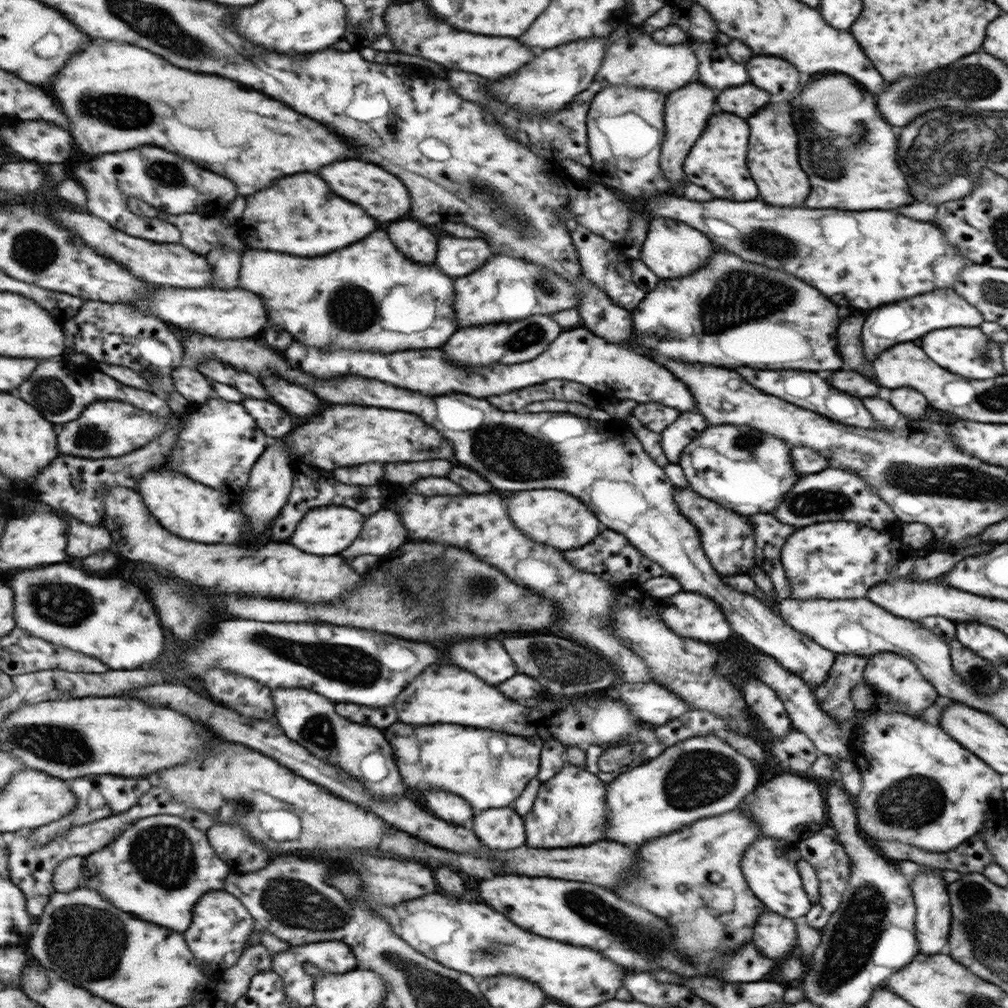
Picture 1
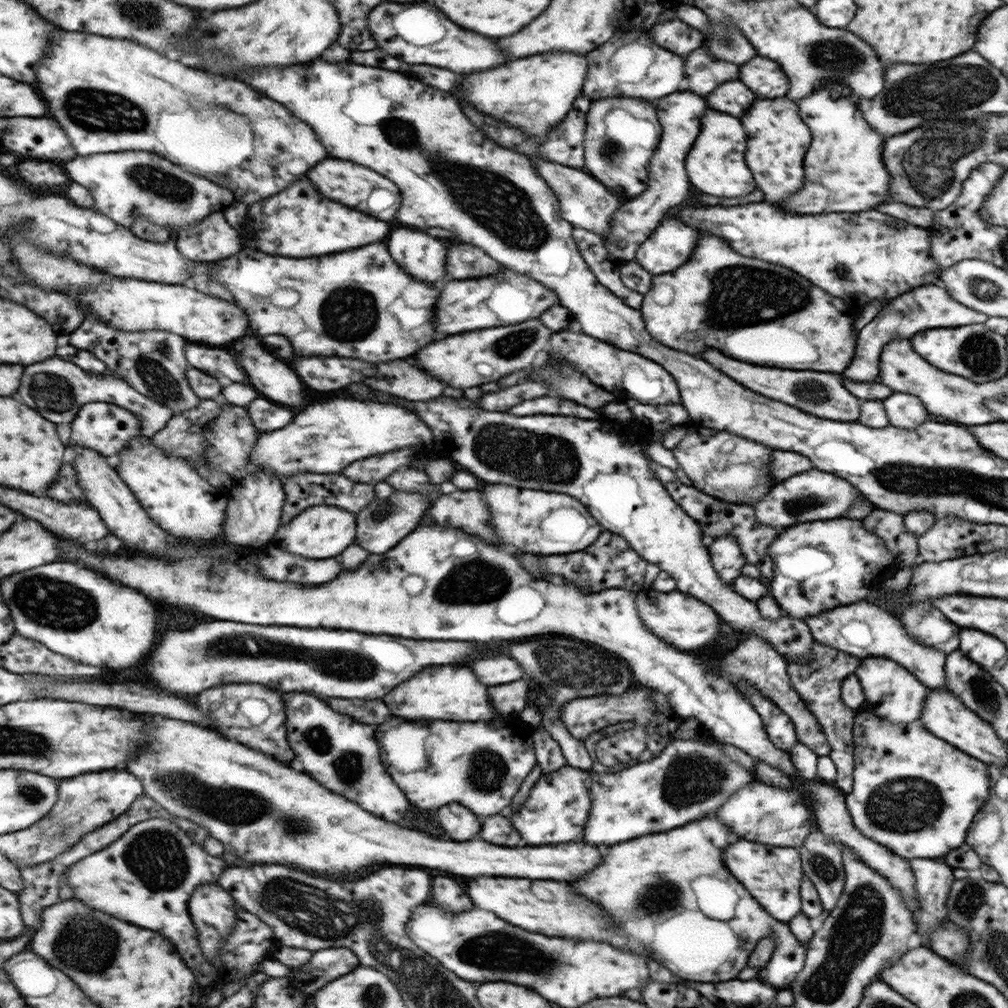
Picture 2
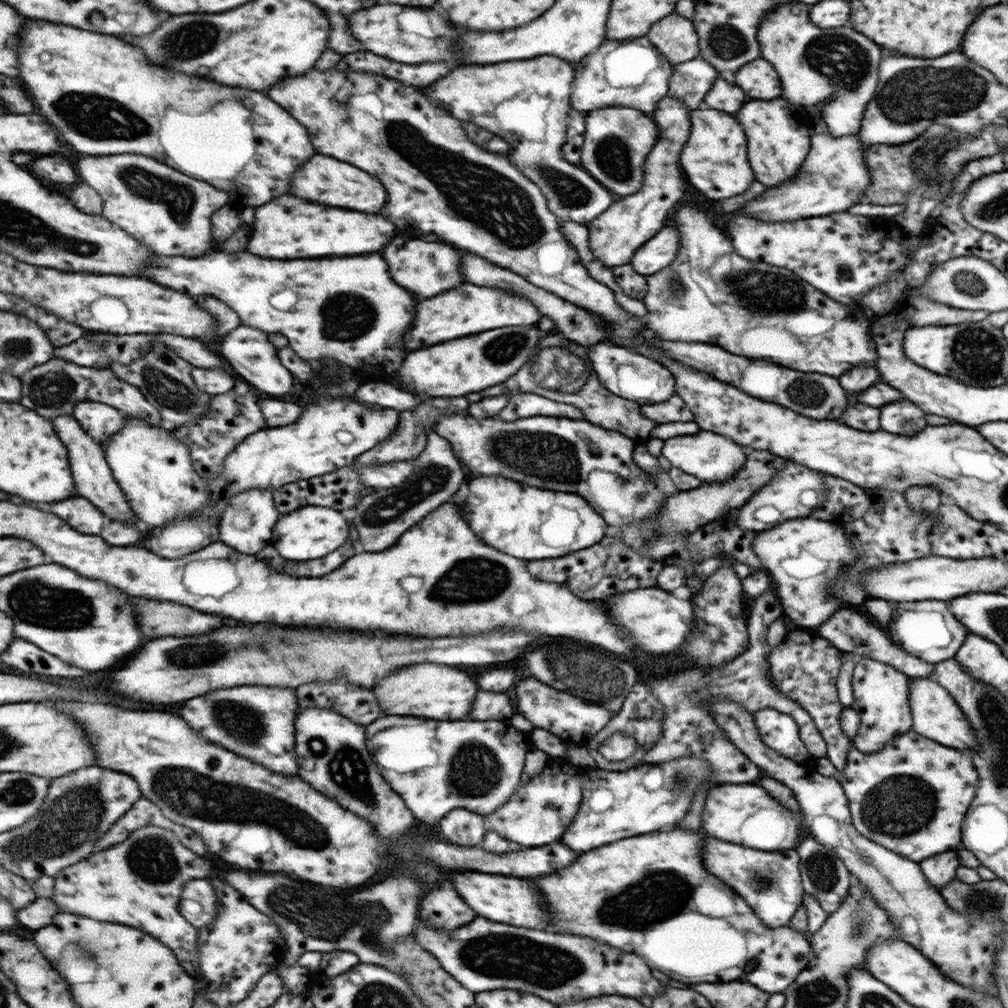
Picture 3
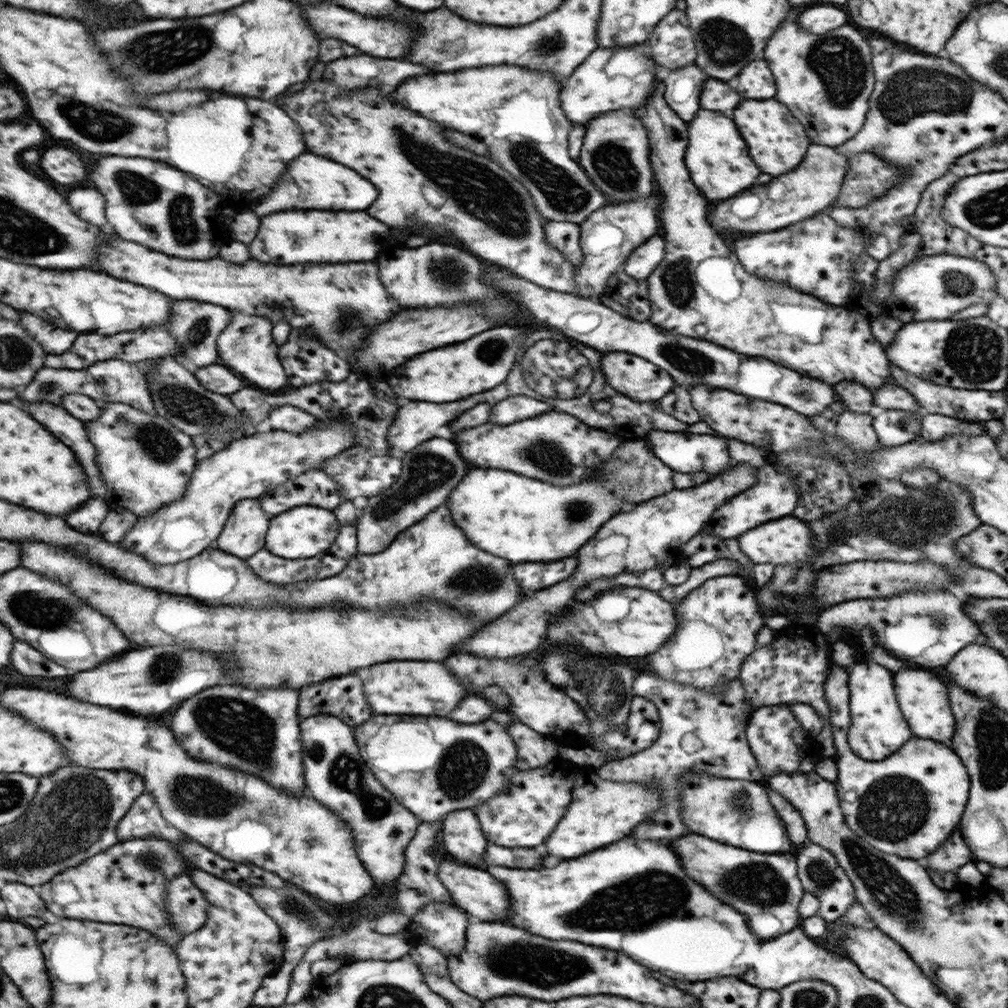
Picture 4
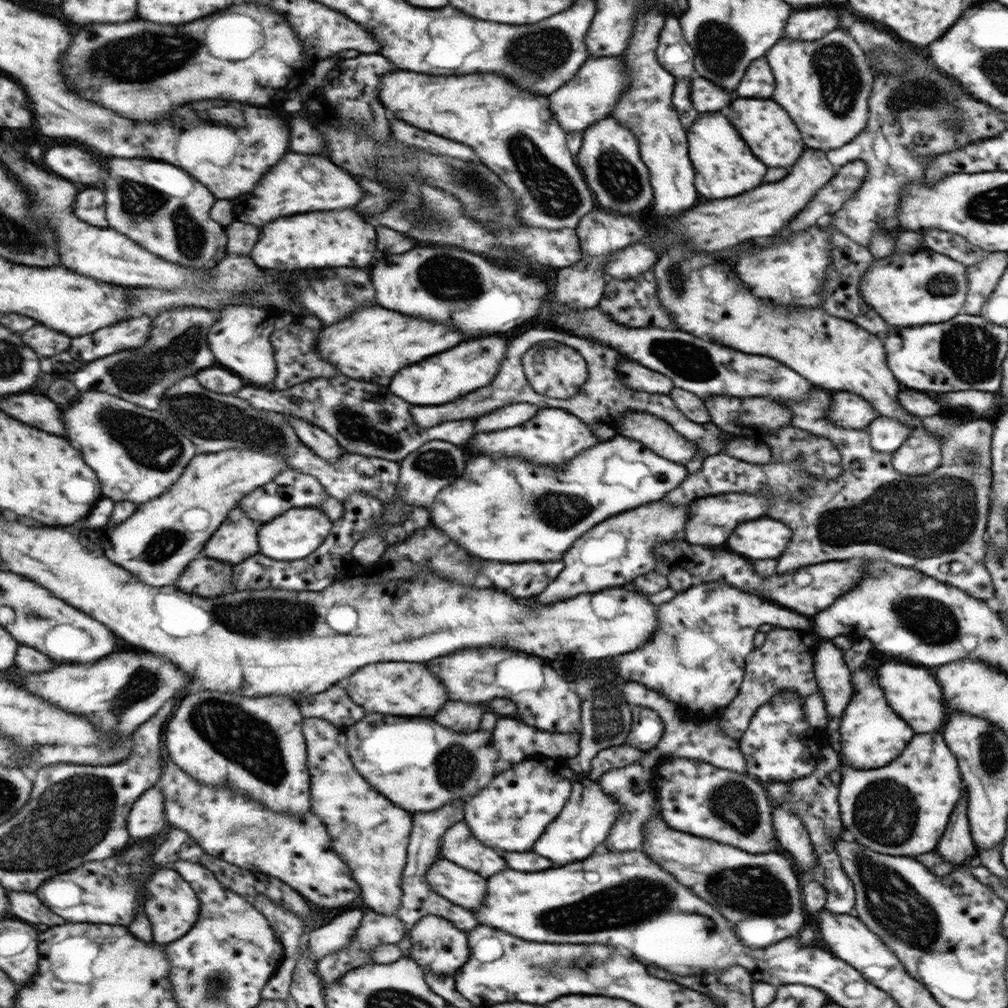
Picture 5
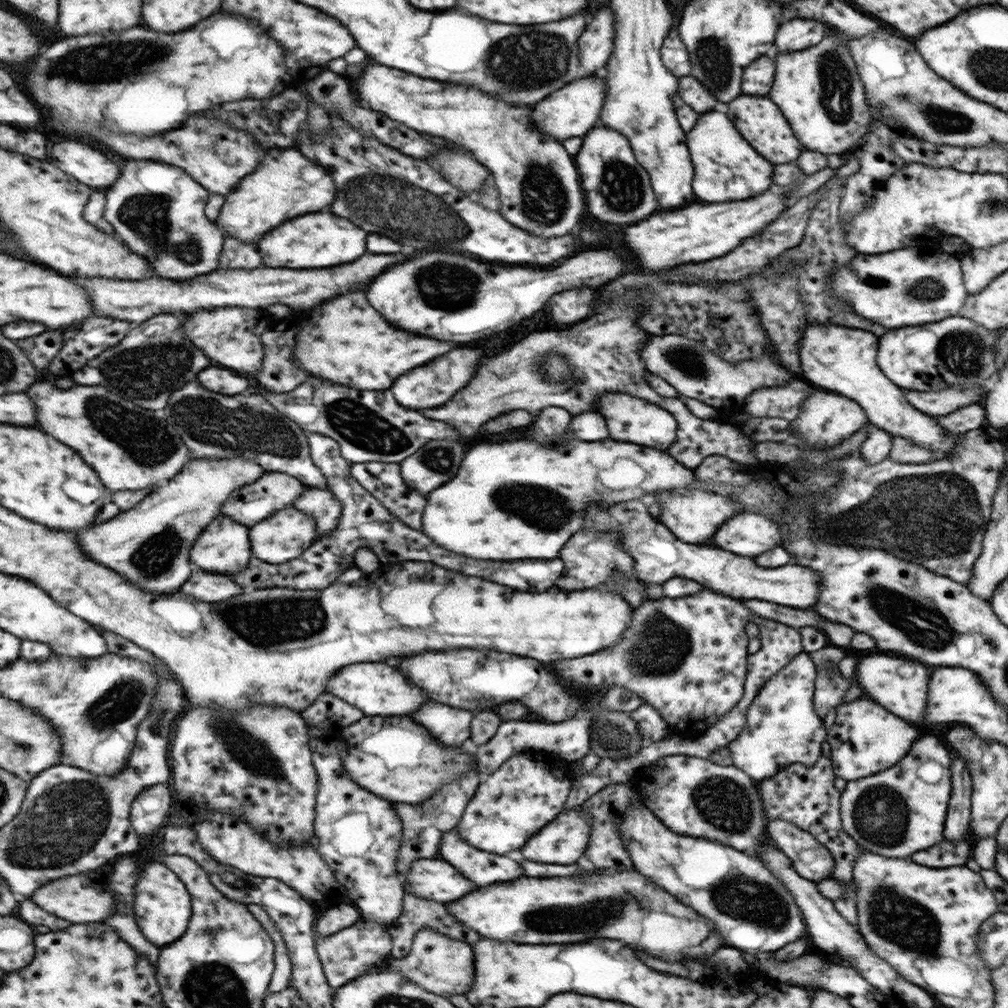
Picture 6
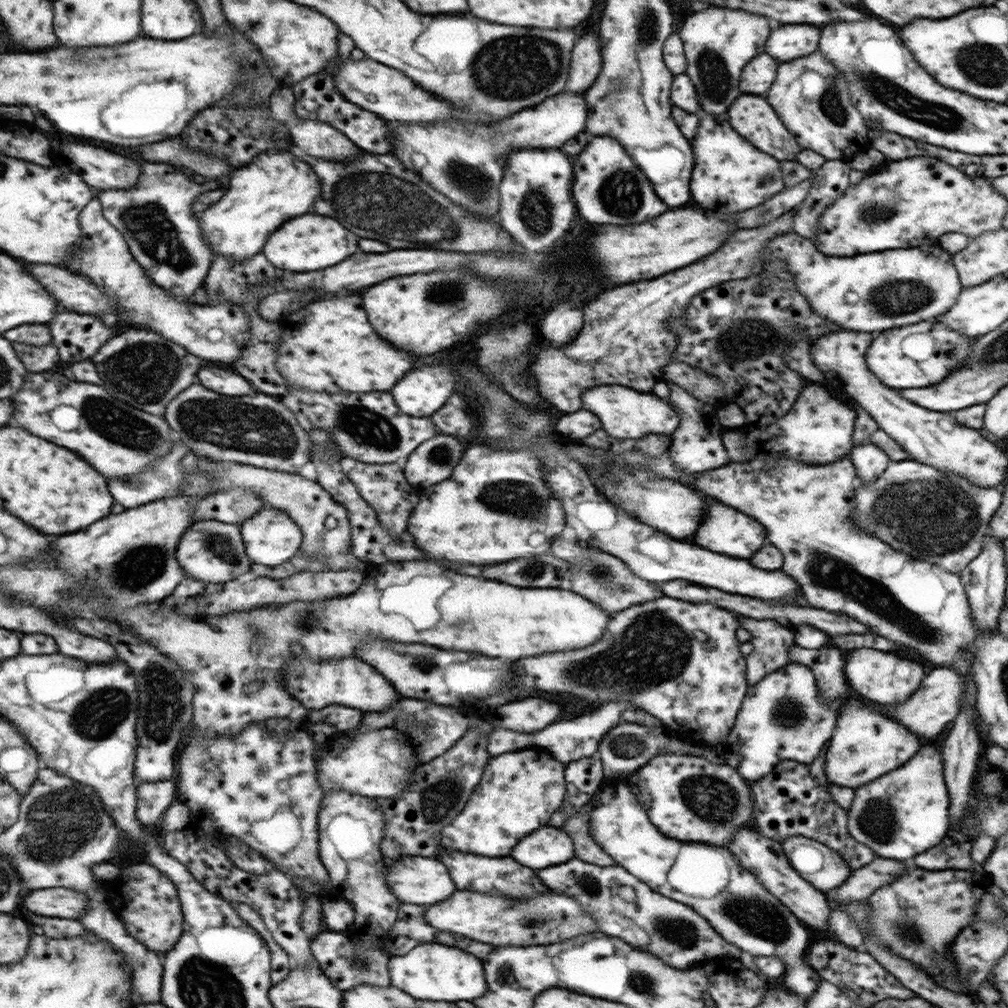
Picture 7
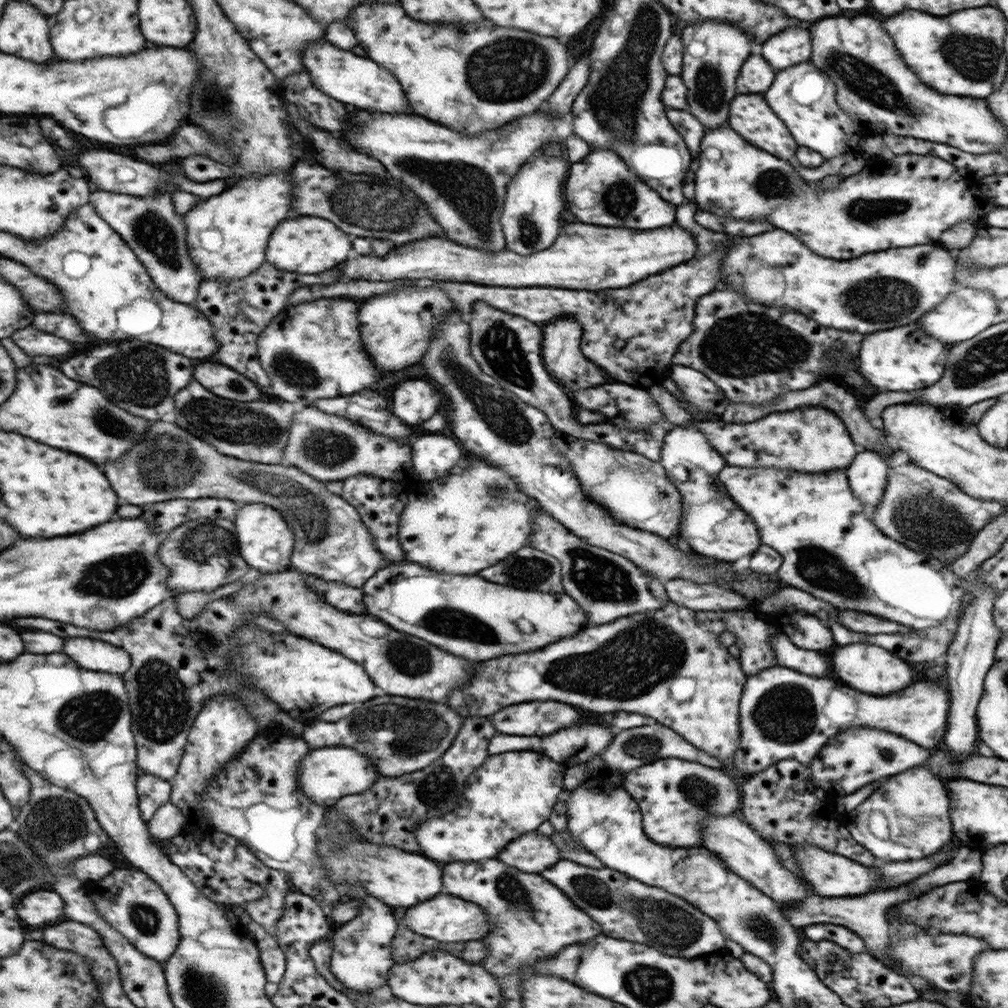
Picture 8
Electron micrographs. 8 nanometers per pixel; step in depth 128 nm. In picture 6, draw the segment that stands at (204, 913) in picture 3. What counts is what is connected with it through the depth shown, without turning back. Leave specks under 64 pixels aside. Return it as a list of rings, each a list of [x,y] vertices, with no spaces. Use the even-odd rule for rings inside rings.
[[[161,862],[147,863],[140,875],[141,878],[136,884],[136,899],[133,908],[137,925],[149,942],[162,948],[167,947],[179,940],[190,927],[194,911],[190,889],[178,874]]]

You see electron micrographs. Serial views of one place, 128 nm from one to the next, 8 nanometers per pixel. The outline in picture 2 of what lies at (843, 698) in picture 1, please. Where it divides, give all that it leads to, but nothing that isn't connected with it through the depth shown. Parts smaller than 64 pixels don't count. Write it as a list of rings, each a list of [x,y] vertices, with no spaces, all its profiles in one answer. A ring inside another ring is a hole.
[[[814,641],[808,650],[808,666],[803,668],[799,663],[791,659],[786,661],[786,673],[791,688],[799,695],[805,703],[807,710],[819,723],[825,738],[830,746],[828,757],[833,761],[836,768],[835,784],[837,788],[846,795],[851,792],[851,784],[854,783],[854,755],[853,755],[853,733],[852,722],[854,710],[847,708],[841,699],[842,680],[855,672],[858,668],[859,659],[839,649],[825,646]]]

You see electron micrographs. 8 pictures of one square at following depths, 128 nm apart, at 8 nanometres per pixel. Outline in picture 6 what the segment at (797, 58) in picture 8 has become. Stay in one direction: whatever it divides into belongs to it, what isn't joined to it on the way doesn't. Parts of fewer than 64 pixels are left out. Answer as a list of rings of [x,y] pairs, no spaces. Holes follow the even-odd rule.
[[[789,20],[783,22],[783,28],[779,28],[779,36],[775,36],[777,52],[791,52],[791,50],[803,50],[813,44],[817,44],[825,36],[825,30],[831,27],[827,23],[815,22],[815,20]]]

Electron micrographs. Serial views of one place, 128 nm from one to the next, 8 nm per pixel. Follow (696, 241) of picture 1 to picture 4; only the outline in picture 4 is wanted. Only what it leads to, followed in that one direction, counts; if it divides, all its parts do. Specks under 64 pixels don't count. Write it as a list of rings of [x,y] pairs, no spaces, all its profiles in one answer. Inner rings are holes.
[[[659,233],[650,236],[645,243],[639,244],[630,252],[625,265],[621,267],[627,276],[637,280],[646,279],[659,262],[662,262],[666,252],[666,241],[661,236]]]

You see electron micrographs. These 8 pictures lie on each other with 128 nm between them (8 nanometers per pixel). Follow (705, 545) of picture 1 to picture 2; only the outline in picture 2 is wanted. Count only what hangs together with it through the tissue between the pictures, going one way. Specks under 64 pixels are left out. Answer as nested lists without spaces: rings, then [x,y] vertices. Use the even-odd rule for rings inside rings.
[[[720,536],[706,547],[713,570],[721,578],[721,582],[729,585],[741,575],[741,567],[747,562],[732,536]]]

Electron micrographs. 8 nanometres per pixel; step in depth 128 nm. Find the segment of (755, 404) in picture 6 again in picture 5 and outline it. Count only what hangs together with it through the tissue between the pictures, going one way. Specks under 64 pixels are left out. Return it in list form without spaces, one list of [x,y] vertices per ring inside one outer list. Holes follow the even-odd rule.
[[[819,388],[811,389],[808,392],[808,397],[802,401],[786,401],[785,399],[777,397],[774,398],[774,401],[782,404],[790,412],[790,414],[793,414],[793,419],[790,420],[790,425],[792,427],[795,427],[800,433],[804,433],[808,436],[825,438],[831,442],[833,447],[835,447],[837,453],[839,453],[841,457],[841,472],[835,480],[824,481],[823,479],[812,479],[806,472],[800,471],[800,466],[795,461],[788,463],[769,462],[762,465],[756,465],[719,453],[706,456],[706,458],[703,459],[702,467],[694,473],[689,473],[683,479],[683,482],[680,482],[680,484],[672,491],[667,492],[667,494],[663,496],[662,502],[670,502],[670,504],[685,504],[686,502],[693,501],[694,499],[709,495],[720,495],[721,493],[757,494],[758,491],[770,492],[770,496],[772,496],[772,503],[766,510],[767,517],[771,517],[773,520],[782,521],[782,523],[786,524],[791,531],[791,540],[789,544],[787,544],[787,552],[783,552],[783,556],[779,556],[779,560],[777,560],[777,574],[781,574],[781,572],[785,572],[785,570],[795,570],[795,568],[799,568],[799,566],[806,567],[810,564],[817,564],[825,561],[845,561],[850,558],[885,559],[893,564],[903,565],[904,567],[922,572],[925,576],[933,577],[935,580],[941,582],[941,584],[951,585],[953,588],[969,593],[972,597],[977,597],[979,600],[987,601],[989,598],[994,597],[995,588],[993,578],[990,576],[989,570],[985,567],[984,560],[984,556],[986,556],[987,551],[985,534],[986,523],[989,522],[989,490],[990,483],[993,482],[992,456],[989,452],[989,448],[991,440],[993,440],[994,427],[989,423],[989,421],[986,421],[984,418],[979,418],[958,423],[959,428],[951,428],[951,426],[945,426],[948,422],[943,420],[943,418],[939,418],[939,414],[937,414],[937,416],[931,416],[931,418],[923,418],[923,422],[921,422],[921,424],[923,424],[923,428],[928,431],[935,430],[935,434],[933,434],[933,436],[937,436],[937,438],[941,440],[941,443],[939,443],[940,463],[930,473],[924,475],[904,475],[892,467],[892,464],[890,463],[890,455],[875,452],[870,448],[869,434],[866,432],[865,428],[862,428],[861,430],[841,428],[840,426],[830,424],[830,422],[826,420],[826,412],[828,411],[830,403],[830,393],[826,390]]]

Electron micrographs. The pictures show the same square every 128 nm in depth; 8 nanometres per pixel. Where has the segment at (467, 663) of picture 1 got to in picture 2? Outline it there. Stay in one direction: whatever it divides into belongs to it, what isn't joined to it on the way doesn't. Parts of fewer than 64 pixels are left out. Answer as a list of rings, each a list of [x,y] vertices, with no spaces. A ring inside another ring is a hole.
[[[487,654],[481,656],[479,660],[471,662],[471,672],[475,672],[475,676],[479,676],[479,680],[483,680],[483,684],[487,686],[499,686],[499,684],[507,684],[513,680],[521,678],[521,668],[512,658],[505,658],[501,654]]]

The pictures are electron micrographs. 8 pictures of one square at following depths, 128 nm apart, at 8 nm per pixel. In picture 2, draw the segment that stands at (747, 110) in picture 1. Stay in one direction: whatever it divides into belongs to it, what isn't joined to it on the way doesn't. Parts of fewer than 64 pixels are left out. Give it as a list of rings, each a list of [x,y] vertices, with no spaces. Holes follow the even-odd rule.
[[[723,82],[713,88],[705,100],[707,106],[717,112],[731,112],[731,116],[741,116],[755,96],[741,82]]]

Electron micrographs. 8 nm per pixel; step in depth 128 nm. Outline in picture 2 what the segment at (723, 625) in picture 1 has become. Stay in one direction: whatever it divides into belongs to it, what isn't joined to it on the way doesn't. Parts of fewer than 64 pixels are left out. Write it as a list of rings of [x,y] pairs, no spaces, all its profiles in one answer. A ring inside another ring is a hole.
[[[650,588],[640,590],[634,593],[634,605],[639,620],[644,623],[646,628],[657,638],[679,650],[699,648],[705,642],[713,642],[722,622],[717,620],[717,616],[713,614],[713,610],[707,604],[703,604],[687,594],[681,594],[679,591],[663,593]]]

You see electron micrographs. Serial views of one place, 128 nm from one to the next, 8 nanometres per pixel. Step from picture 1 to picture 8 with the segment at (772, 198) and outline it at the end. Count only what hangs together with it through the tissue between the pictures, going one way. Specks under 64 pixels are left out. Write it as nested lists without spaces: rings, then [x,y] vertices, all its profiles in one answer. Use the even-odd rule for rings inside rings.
[[[741,94],[731,100],[729,126],[749,144],[763,148],[765,152],[775,152],[775,156],[783,156],[783,160],[791,158],[797,150],[797,144],[783,122],[767,108],[759,94]]]

